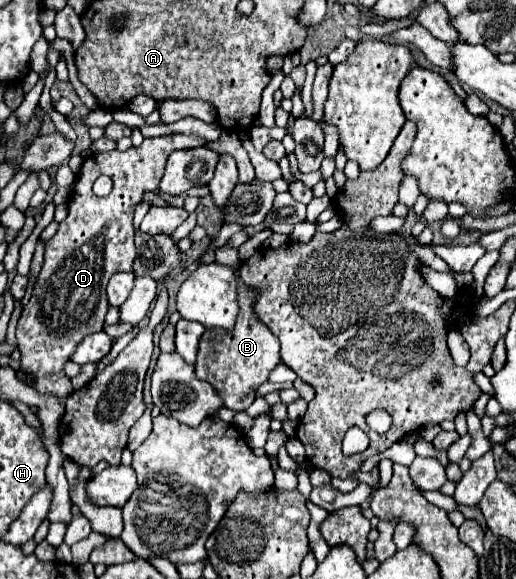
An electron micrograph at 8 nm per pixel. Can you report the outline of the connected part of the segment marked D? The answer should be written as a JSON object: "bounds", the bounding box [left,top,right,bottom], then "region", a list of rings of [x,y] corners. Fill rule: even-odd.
{"bounds":[17,134,207,402],"region":[[[169,134],[159,138],[147,138],[139,148],[129,148],[127,152],[111,150],[111,152],[99,152],[87,156],[83,164],[83,172],[79,182],[73,188],[73,194],[69,198],[69,216],[61,222],[57,234],[45,244],[45,264],[41,274],[37,276],[37,282],[33,286],[33,296],[29,304],[23,308],[21,318],[17,322],[17,344],[21,350],[21,368],[25,372],[31,372],[37,382],[35,390],[39,392],[53,392],[63,402],[73,392],[71,380],[61,372],[63,364],[71,358],[75,352],[79,340],[83,340],[87,334],[99,332],[103,328],[105,314],[109,310],[107,302],[107,282],[115,272],[129,272],[133,268],[135,260],[135,244],[133,244],[133,210],[141,202],[145,192],[157,192],[159,190],[159,176],[163,176],[163,168],[167,162],[167,156],[173,150],[189,150],[205,146],[207,140],[195,134]],[[107,174],[113,180],[111,194],[99,198],[91,192],[93,182],[97,176]]]}

